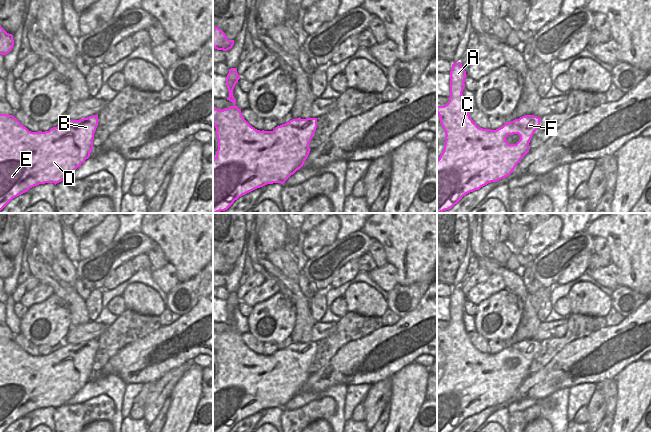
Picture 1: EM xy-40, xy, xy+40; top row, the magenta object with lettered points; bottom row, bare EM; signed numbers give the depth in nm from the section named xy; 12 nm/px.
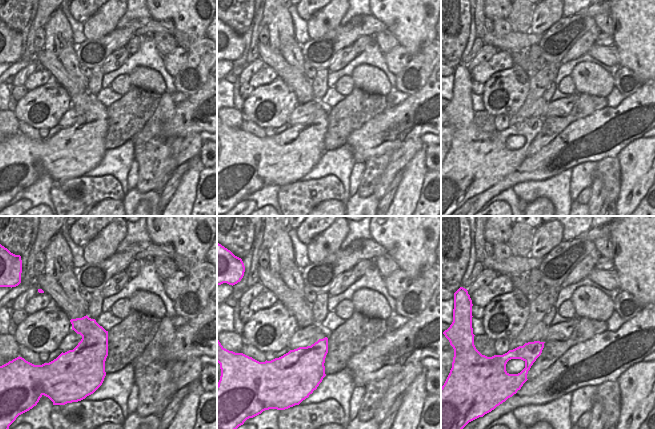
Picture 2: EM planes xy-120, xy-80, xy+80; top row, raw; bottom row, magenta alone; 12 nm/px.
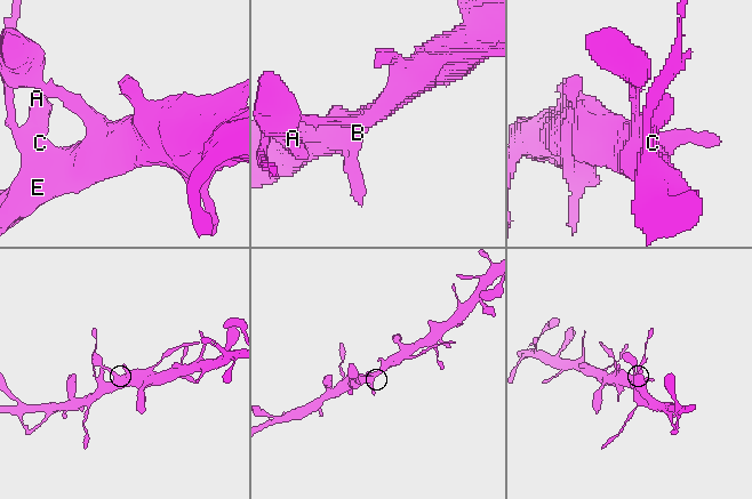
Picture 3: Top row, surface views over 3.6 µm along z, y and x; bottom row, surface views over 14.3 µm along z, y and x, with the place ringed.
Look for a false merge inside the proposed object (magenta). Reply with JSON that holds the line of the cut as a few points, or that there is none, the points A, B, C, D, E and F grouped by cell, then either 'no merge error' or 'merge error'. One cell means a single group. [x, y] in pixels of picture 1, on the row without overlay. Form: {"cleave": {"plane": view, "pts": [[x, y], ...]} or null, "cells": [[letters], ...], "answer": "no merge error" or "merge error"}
{"cleave": null, "cells": [["A", "B", "C", "D", "E", "F"]], "answer": "no merge error"}

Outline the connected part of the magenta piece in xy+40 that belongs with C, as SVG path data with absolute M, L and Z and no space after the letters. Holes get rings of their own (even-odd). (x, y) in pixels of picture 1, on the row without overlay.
M453 287L449 325L444 330L437 330L437 338L446 359L444 374L437 384L437 432L452 432L466 418L509 400L529 376L530 364L541 345L537 340L525 339L506 346L496 354L478 351L470 342L462 318L466 301L462 288ZM513 358L518 358L520 363L516 368L509 368L506 361Z

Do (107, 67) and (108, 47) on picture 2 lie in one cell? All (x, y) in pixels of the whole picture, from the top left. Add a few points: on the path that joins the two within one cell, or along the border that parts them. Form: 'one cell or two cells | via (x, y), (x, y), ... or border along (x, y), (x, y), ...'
two cells | border along (124, 46), (114, 50), (100, 66)

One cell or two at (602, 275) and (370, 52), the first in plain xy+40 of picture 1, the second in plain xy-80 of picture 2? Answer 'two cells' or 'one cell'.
two cells

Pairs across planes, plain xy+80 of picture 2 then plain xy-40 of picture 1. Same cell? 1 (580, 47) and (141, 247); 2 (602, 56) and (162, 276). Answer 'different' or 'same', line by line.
1: different
2: same

